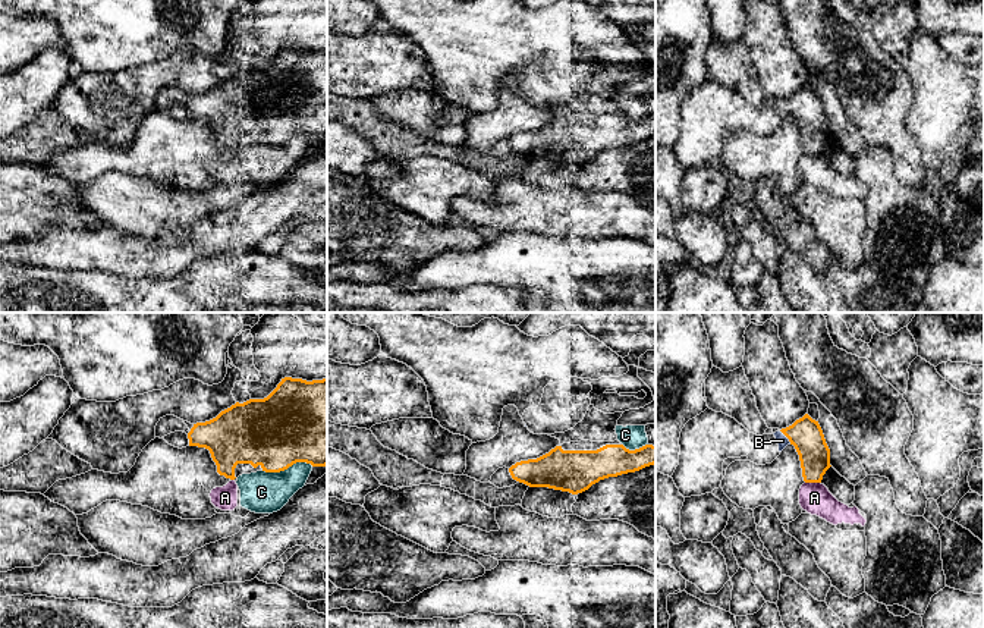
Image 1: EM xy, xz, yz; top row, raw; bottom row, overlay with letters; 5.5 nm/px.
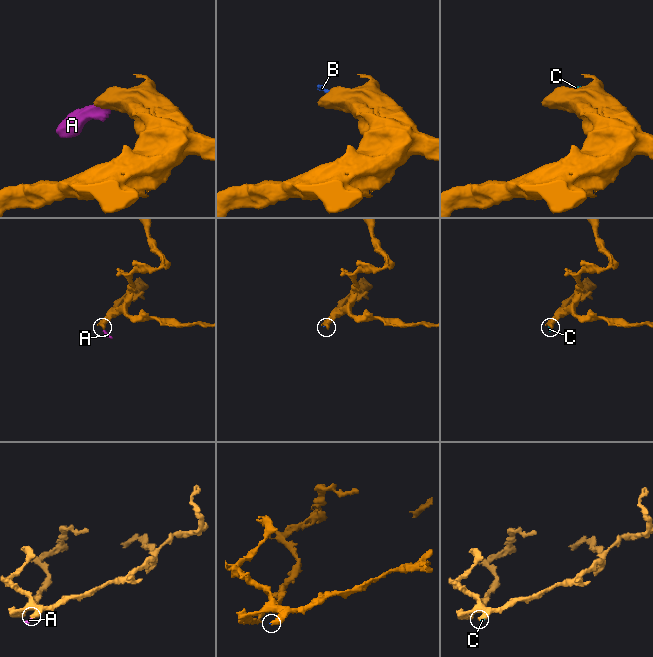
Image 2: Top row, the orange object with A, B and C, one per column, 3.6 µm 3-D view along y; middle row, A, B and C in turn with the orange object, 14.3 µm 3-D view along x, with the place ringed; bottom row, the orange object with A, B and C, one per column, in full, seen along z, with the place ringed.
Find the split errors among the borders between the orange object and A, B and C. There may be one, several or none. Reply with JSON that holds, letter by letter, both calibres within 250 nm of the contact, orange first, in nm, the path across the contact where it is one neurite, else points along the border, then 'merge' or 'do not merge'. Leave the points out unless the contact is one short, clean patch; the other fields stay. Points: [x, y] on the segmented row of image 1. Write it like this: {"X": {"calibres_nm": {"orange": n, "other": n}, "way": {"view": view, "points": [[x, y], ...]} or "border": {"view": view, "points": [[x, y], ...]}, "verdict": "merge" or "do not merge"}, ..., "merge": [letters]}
{"A": {"calibres_nm": {"orange": 170, "other": 170}, "verdict": "do not merge"}, "B": {"calibres_nm": {"orange": 180, "other": 70}, "verdict": "merge"}, "C": {"calibres_nm": {"orange": 440, "other": 220}, "border": {"view": "xy", "points": [[313, 465], [294, 462], [279, 471], [263, 471]]}, "verdict": "do not merge"}, "merge": ["B"]}

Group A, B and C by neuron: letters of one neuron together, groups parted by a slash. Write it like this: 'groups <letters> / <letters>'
groups A C / B

